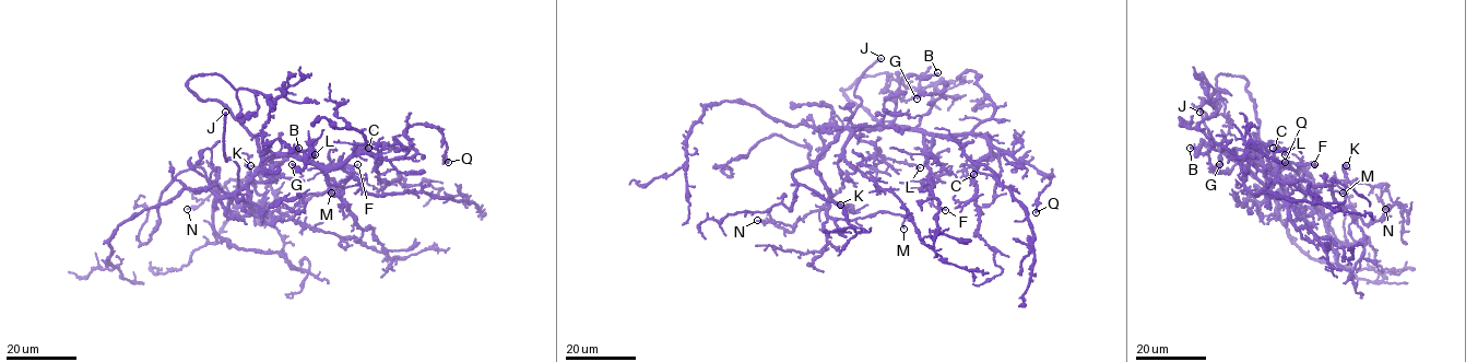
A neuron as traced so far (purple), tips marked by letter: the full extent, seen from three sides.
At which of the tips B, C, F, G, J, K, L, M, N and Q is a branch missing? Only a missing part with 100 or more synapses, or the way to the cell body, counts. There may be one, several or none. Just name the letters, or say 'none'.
J

